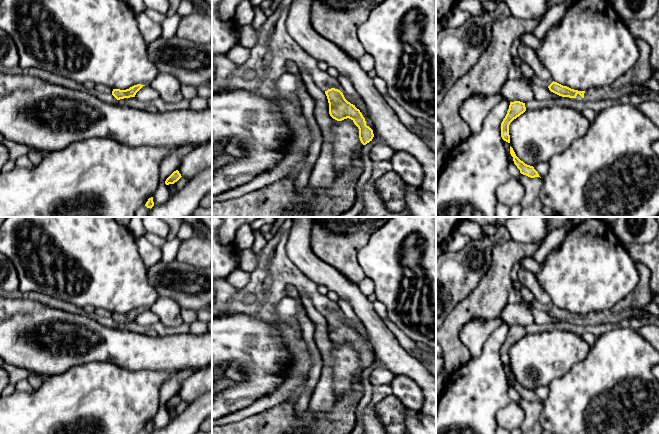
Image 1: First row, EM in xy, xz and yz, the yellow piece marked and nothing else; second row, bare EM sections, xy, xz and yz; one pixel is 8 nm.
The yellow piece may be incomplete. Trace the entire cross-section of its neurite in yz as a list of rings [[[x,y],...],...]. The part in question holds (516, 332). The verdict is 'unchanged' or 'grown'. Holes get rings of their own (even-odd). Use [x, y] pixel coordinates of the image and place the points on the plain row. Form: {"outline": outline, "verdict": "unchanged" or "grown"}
{"outline": [[[520,325],[510,326],[509,333],[501,347],[501,361],[510,367],[509,349],[510,347],[526,335],[525,327]]], "verdict": "unchanged"}

